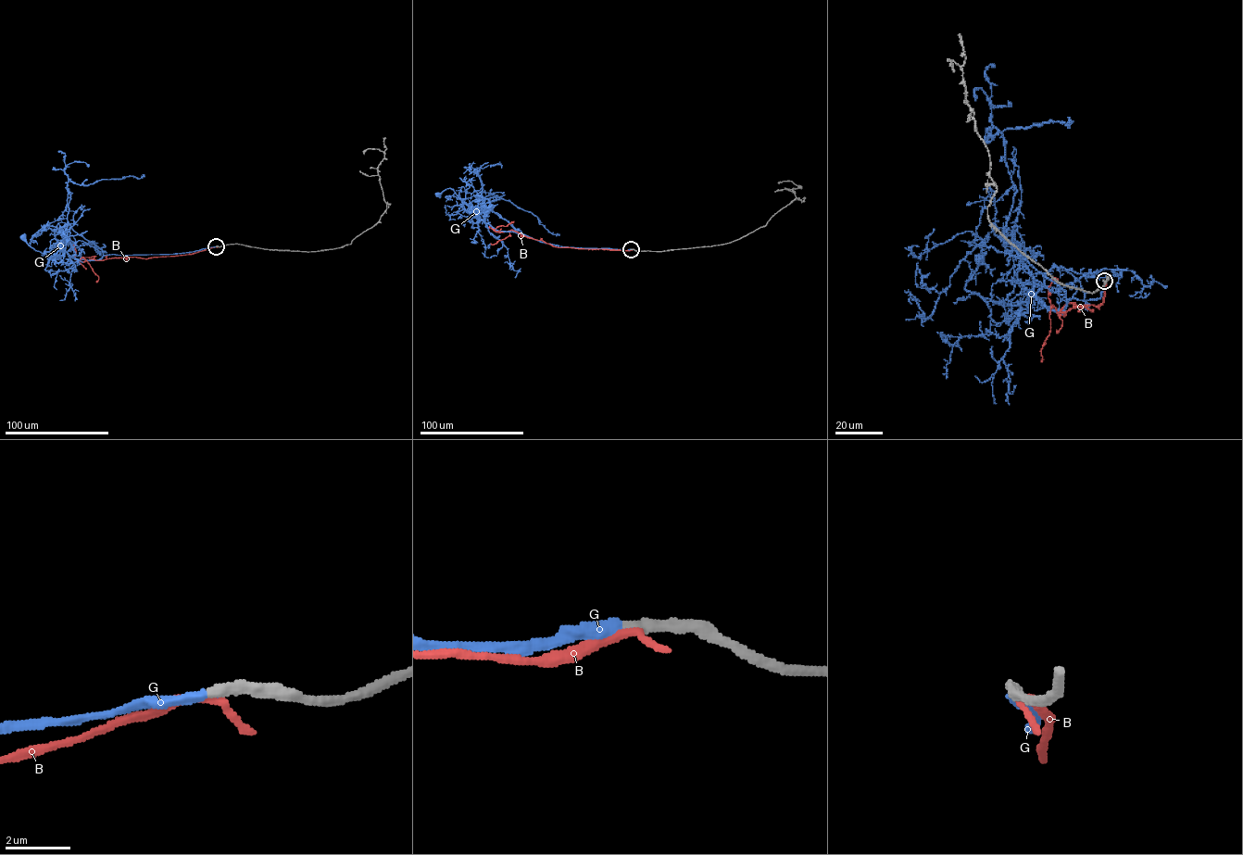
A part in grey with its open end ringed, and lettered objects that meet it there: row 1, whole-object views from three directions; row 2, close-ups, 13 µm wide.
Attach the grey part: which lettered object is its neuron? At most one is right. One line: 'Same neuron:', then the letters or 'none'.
Same neuron: G

